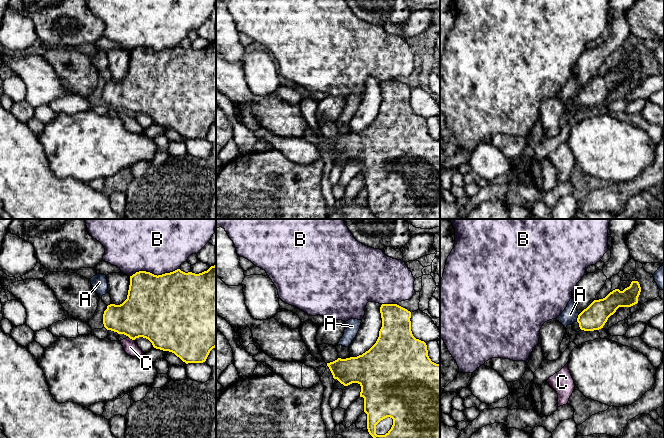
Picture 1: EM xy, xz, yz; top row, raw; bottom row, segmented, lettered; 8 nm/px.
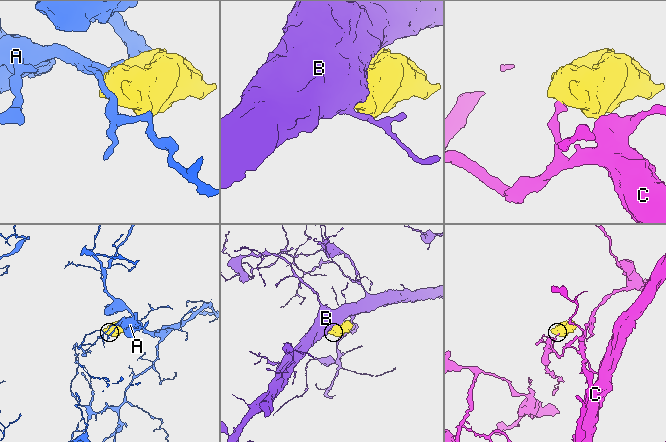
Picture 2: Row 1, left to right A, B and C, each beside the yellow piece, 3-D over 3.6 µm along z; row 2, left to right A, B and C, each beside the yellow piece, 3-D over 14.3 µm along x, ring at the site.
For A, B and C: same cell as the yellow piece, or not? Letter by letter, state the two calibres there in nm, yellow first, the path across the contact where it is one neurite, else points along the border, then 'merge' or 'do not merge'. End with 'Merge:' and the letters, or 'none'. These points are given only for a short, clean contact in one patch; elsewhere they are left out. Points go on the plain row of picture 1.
A: calibres 200 and 120 nm; do not merge
B: calibres 480 and 400 nm; do not merge
C: calibres 420 and 110 nm; border xy (129, 113), (133, 116); do not merge
Merge: none

